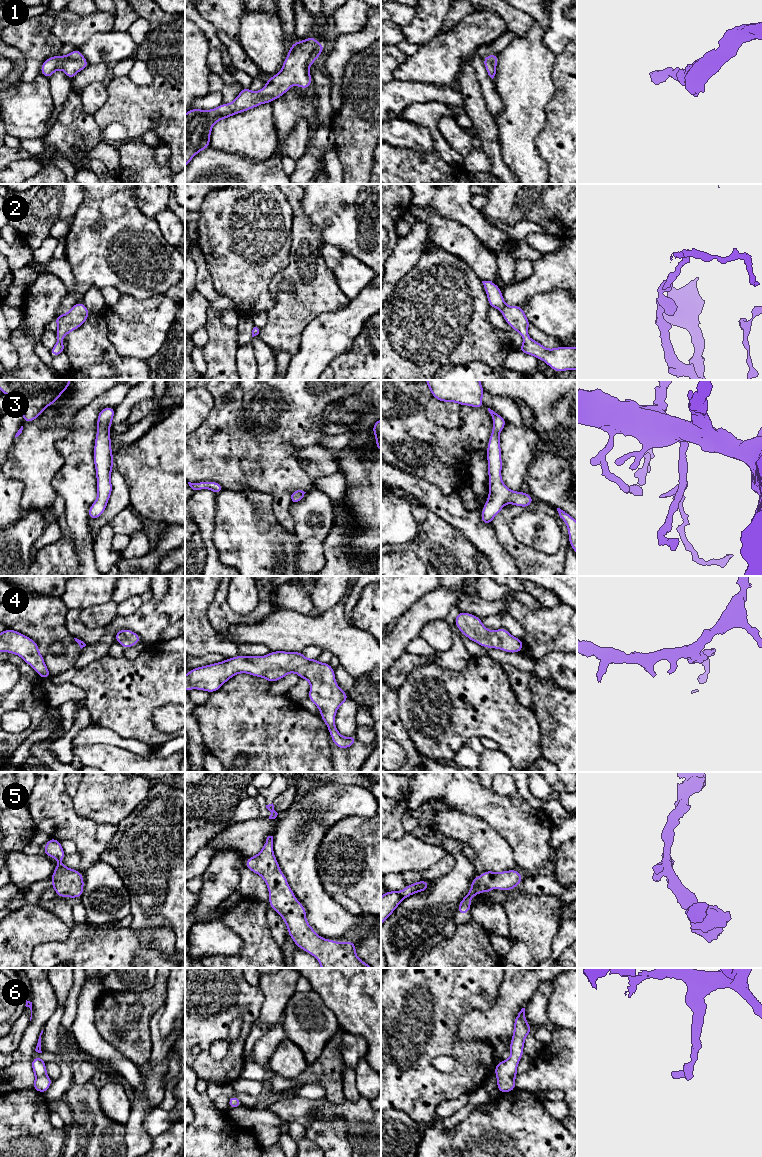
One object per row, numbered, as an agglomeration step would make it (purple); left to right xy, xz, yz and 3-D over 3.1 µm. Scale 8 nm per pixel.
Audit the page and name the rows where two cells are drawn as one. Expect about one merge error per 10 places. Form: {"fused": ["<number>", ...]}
{"fused": []}

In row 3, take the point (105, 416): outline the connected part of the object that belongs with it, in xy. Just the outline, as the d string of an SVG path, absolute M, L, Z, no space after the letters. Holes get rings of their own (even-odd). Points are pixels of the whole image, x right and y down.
M114 407L102 408L98 413L97 434L93 453L98 496L88 510L88 517L90 519L97 519L104 513L113 490L111 470L114 465L109 428L112 426L114 414Z

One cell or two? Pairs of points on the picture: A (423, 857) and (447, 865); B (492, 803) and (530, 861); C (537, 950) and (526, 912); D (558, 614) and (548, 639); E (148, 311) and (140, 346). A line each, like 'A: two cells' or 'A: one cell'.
A: two cells
B: one cell
C: one cell
D: one cell
E: one cell

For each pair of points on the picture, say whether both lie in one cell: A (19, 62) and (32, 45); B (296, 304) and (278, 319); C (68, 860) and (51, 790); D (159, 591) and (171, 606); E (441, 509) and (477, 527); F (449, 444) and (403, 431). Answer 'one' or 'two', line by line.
A: two
B: one
C: two
D: two
E: one
F: one

